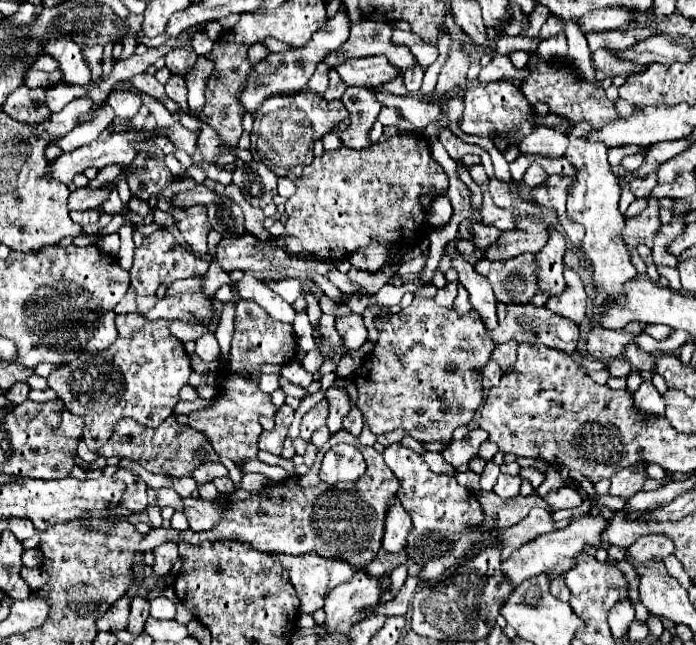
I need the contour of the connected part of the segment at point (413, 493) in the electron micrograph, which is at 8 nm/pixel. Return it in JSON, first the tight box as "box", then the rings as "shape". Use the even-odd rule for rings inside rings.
{"box":[384,443,554,581],"shape":[[[392,443],[384,449],[384,461],[392,469],[392,473],[400,481],[400,489],[396,493],[398,501],[404,505],[404,509],[412,517],[412,531],[408,535],[408,547],[404,549],[408,559],[412,559],[416,565],[420,565],[420,581],[436,581],[444,571],[450,569],[450,557],[464,559],[466,553],[470,553],[480,543],[494,543],[496,539],[502,543],[502,561],[506,561],[512,551],[526,545],[534,537],[548,533],[554,529],[554,521],[548,511],[544,509],[532,509],[520,523],[508,527],[508,529],[496,529],[496,531],[480,531],[484,523],[484,513],[478,503],[478,499],[458,481],[450,475],[438,475],[434,473],[418,453],[412,449]]]}

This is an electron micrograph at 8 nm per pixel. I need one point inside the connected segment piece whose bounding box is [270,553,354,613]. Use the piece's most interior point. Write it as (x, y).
(313, 576)

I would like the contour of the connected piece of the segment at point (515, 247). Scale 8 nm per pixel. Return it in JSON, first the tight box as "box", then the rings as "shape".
{"box":[486,215,548,261],"shape":[[[516,215],[516,229],[504,231],[496,245],[486,249],[486,257],[492,261],[506,261],[520,253],[538,253],[548,241],[548,227],[532,215]]]}

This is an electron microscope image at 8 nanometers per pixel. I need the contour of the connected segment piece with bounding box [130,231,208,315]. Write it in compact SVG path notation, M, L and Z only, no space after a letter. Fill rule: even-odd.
M156 231L156 233L148 235L144 239L144 243L140 247L136 247L134 265L130 269L130 275L132 275L130 281L132 281L132 287L136 291L136 301L138 301L140 313L144 315L154 307L156 289L160 285L170 285L172 281L178 281L178 279L200 277L200 275L206 275L206 271L208 271L208 261L194 257L186 249L182 249L182 245L168 231Z

